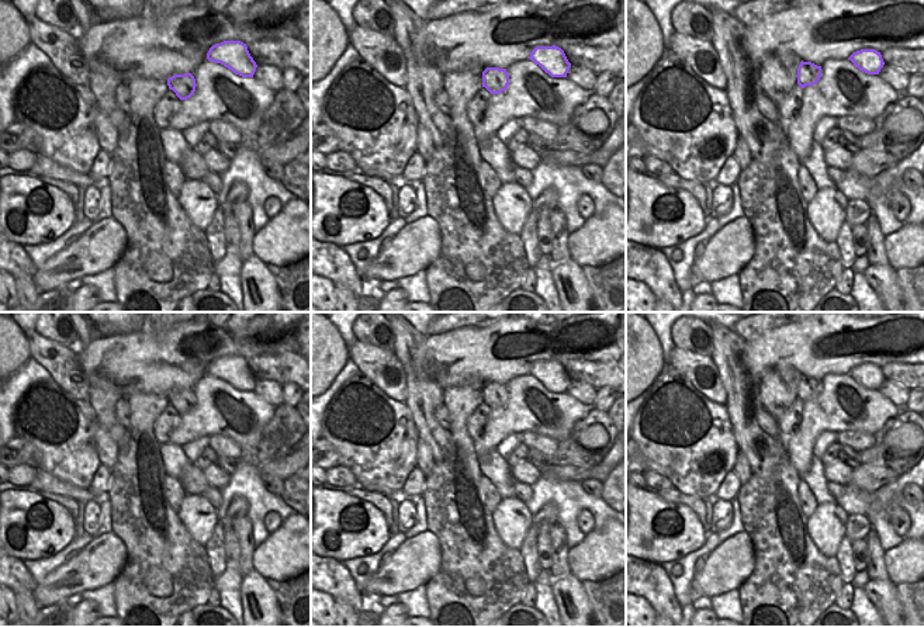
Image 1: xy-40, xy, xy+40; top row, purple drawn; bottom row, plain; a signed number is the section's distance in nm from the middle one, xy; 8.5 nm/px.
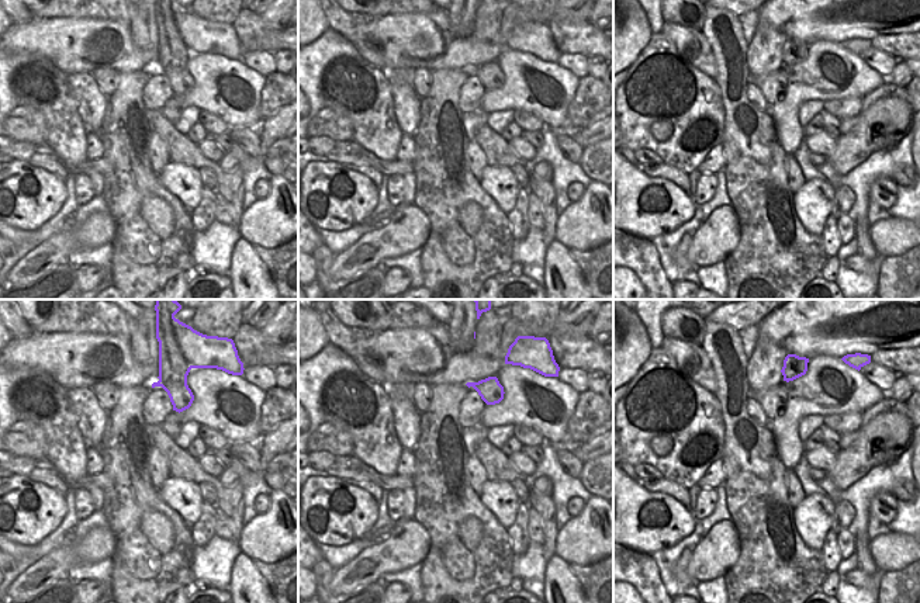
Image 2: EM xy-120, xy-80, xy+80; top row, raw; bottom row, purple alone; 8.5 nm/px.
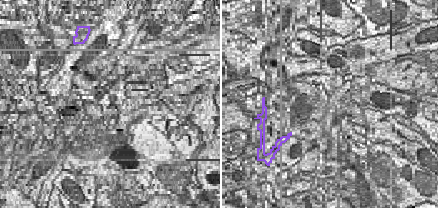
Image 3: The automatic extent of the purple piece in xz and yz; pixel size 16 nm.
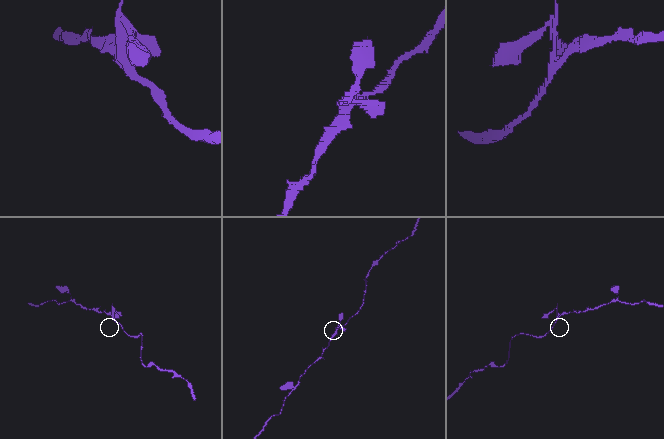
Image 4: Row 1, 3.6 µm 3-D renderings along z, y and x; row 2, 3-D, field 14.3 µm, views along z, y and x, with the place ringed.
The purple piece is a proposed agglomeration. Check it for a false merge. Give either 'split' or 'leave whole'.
leave whole

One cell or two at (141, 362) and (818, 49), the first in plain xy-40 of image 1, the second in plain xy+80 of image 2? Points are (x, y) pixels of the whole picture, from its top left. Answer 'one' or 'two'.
two

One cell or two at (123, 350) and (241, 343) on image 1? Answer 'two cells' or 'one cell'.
one cell

